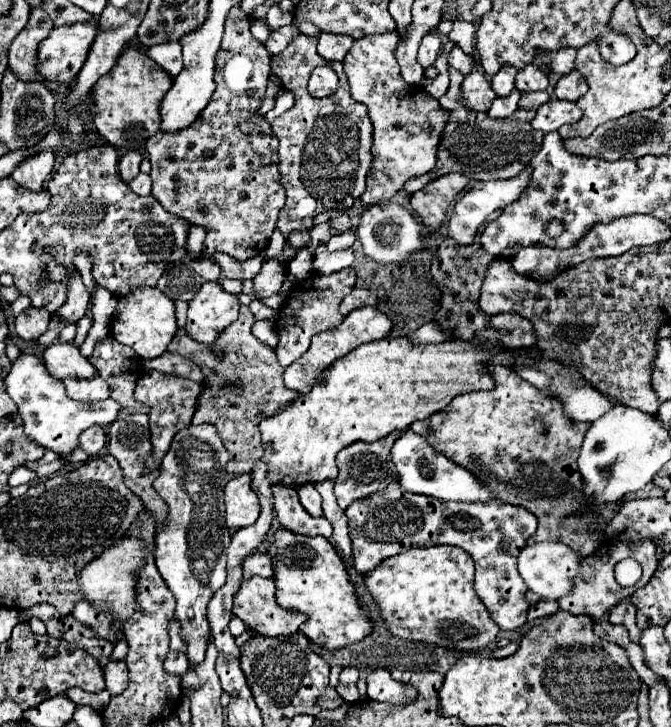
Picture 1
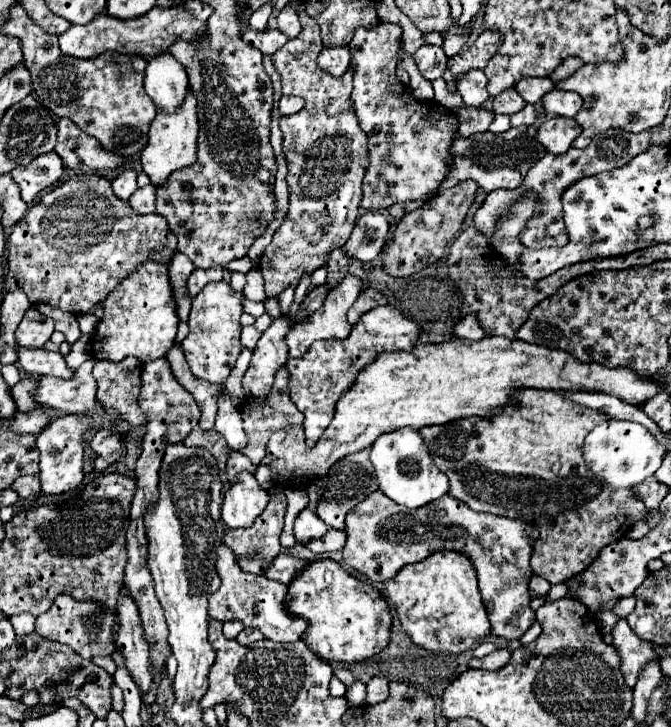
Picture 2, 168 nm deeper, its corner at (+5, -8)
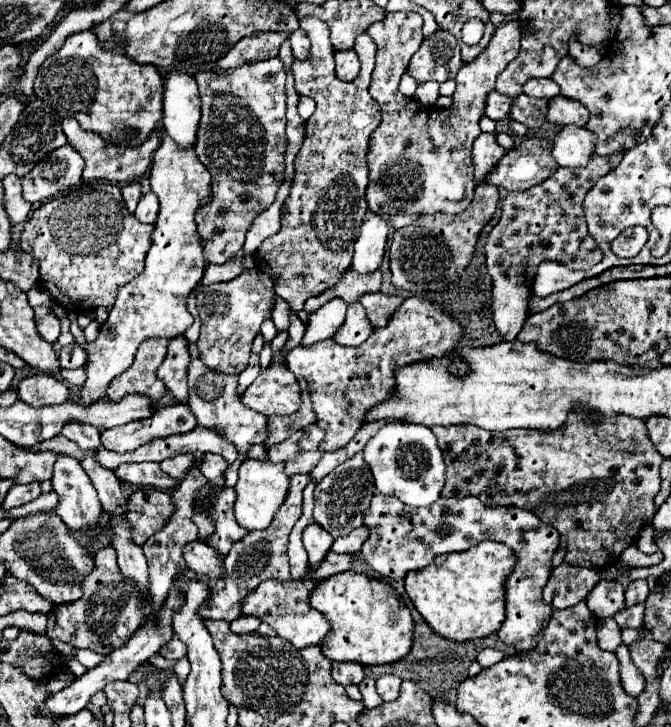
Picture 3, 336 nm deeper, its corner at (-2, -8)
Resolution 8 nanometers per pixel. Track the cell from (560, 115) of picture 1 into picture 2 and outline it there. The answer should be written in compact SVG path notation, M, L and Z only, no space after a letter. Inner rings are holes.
M550 118L546 120L538 132L536 132L536 140L552 154L564 154L574 138L582 132L582 128L578 126L578 122L574 118Z

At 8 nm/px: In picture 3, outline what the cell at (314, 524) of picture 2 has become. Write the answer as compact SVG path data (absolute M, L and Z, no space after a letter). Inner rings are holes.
M311 522L303 532L303 544L309 554L309 568L317 570L317 566L321 566L321 562L325 560L325 554L333 544L333 536L321 530L319 524Z

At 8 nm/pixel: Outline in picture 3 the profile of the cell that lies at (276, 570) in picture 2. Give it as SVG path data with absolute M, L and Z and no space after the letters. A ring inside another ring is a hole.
M331 552L331 554L327 554L327 558L323 560L323 564L315 572L309 570L307 578L317 580L317 582L325 580L325 578L329 578L333 574L351 570L351 562L353 562L353 554L335 554L335 552Z

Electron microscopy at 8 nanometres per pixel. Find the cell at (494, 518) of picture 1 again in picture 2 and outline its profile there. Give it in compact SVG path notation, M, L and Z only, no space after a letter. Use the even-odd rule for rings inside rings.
M378 490L346 514L346 534L348 540L342 548L344 562L374 584L394 578L404 564L420 562L436 550L448 548L462 552L472 560L494 636L516 640L536 620L528 596L528 580L532 576L528 562L534 542L534 526L528 522L474 512L464 502L458 502L448 494L444 520L438 518L438 514L430 514L428 506L406 510L406 506L390 502L390 498Z

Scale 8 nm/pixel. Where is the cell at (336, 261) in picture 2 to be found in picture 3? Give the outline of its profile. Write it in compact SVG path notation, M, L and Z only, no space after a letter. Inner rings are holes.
M351 268L343 274L343 278L333 288L325 290L317 298L309 298L305 302L305 310L307 310L307 314L313 314L313 310L319 310L325 302L329 302L329 298L343 298L347 304L357 302L363 294L380 291L381 283L380 270L373 274L360 274Z

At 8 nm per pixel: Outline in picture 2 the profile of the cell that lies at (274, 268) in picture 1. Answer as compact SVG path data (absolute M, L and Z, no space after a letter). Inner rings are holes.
M304 6L298 10L302 30L298 38L290 38L274 56L274 68L282 78L282 94L284 96L302 96L306 100L304 110L292 116L280 118L280 130L282 130L282 152L288 164L288 188L290 188L290 208L282 222L282 226L274 232L272 242L266 248L266 256L260 258L258 270L264 276L264 290L268 296L278 296L286 286L296 286L300 276L304 272L314 272L328 260L328 252L344 246L354 222L358 218L360 198L362 198L362 178L368 168L368 136L360 128L356 114L352 110L350 92L352 92L352 72L346 72L340 78L332 78L330 74L322 72L316 66L316 58L322 50L320 40L320 26L304 12Z

